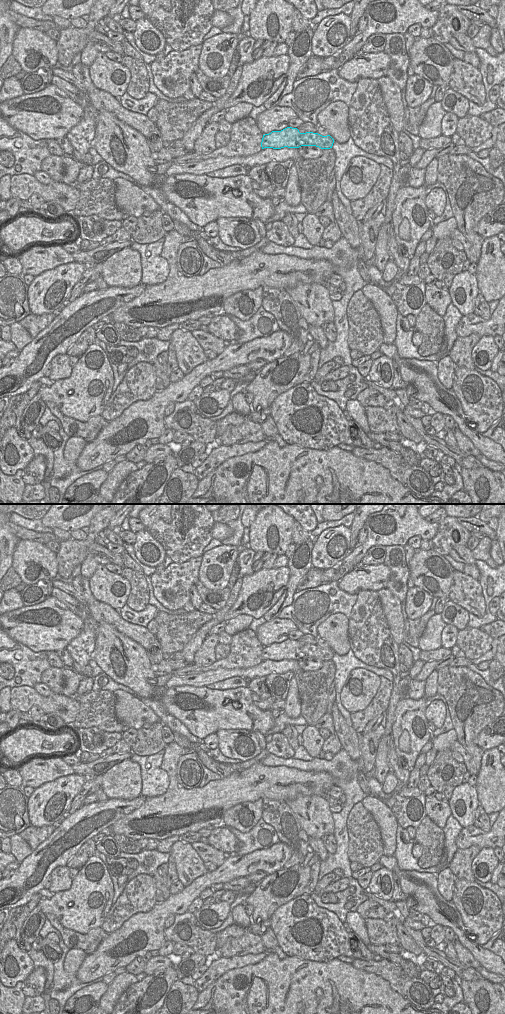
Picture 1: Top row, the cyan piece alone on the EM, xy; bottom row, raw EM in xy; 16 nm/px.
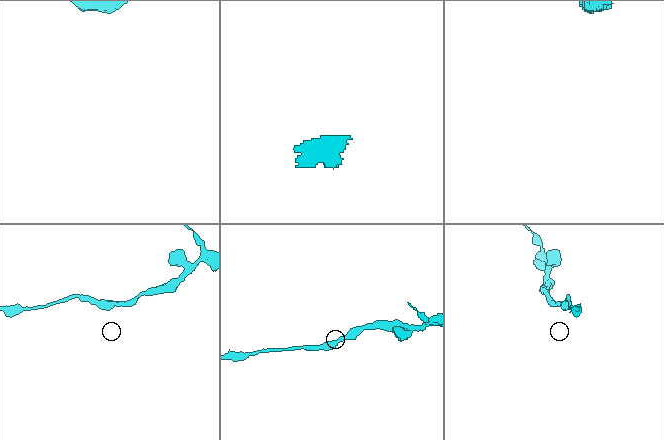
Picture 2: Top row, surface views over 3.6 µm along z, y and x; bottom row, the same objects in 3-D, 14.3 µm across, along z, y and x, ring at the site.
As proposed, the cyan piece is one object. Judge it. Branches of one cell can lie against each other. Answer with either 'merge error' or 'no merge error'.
no merge error

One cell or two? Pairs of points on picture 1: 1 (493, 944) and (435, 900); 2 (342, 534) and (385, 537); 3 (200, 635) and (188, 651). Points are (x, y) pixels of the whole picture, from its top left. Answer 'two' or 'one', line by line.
1: two
2: two
3: one

